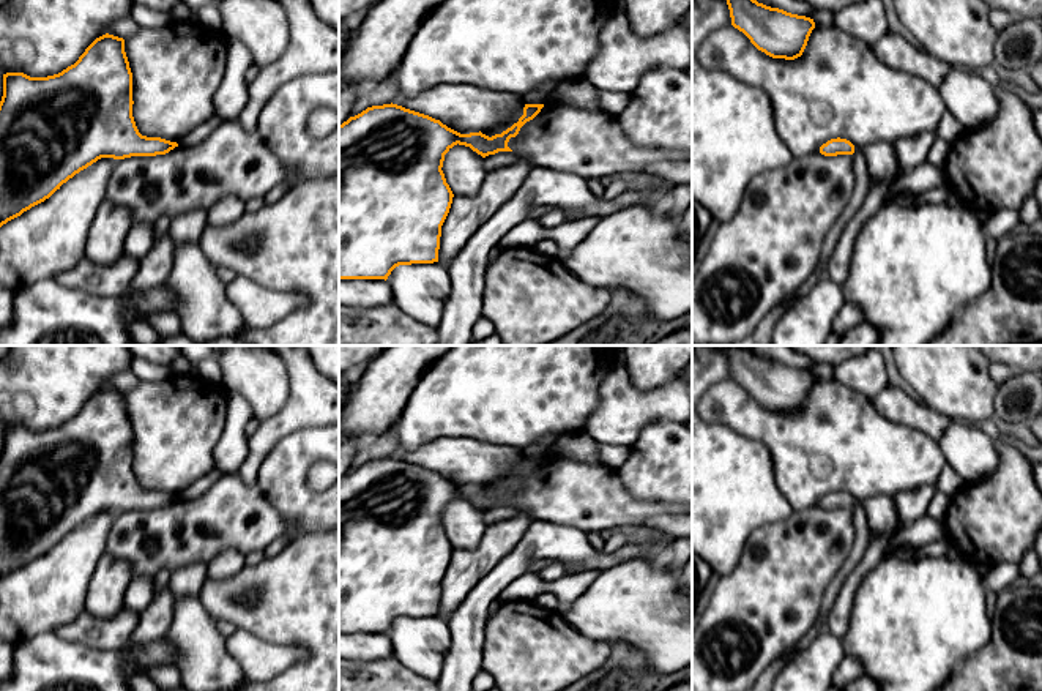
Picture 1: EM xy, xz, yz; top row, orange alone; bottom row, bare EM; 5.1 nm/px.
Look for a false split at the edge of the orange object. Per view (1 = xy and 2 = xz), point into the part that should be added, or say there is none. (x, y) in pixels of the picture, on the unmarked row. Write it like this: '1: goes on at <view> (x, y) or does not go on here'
1: does not go on here
2: does not go on here

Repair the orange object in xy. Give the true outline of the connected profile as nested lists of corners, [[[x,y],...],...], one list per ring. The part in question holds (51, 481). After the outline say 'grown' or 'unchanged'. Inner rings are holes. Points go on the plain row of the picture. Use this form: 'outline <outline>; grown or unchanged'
outline [[[109,387],[58,428],[3,428],[0,581],[101,511],[156,510],[178,500],[142,489],[132,458],[125,393]]]; unchanged

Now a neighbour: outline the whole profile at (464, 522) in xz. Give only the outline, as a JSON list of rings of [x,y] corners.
[[[459,497],[445,508],[441,524],[452,547],[468,551],[479,546],[487,529],[484,511],[470,500]]]

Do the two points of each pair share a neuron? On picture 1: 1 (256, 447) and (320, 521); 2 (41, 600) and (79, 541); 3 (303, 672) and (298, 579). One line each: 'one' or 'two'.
1: two
2: one
3: one

